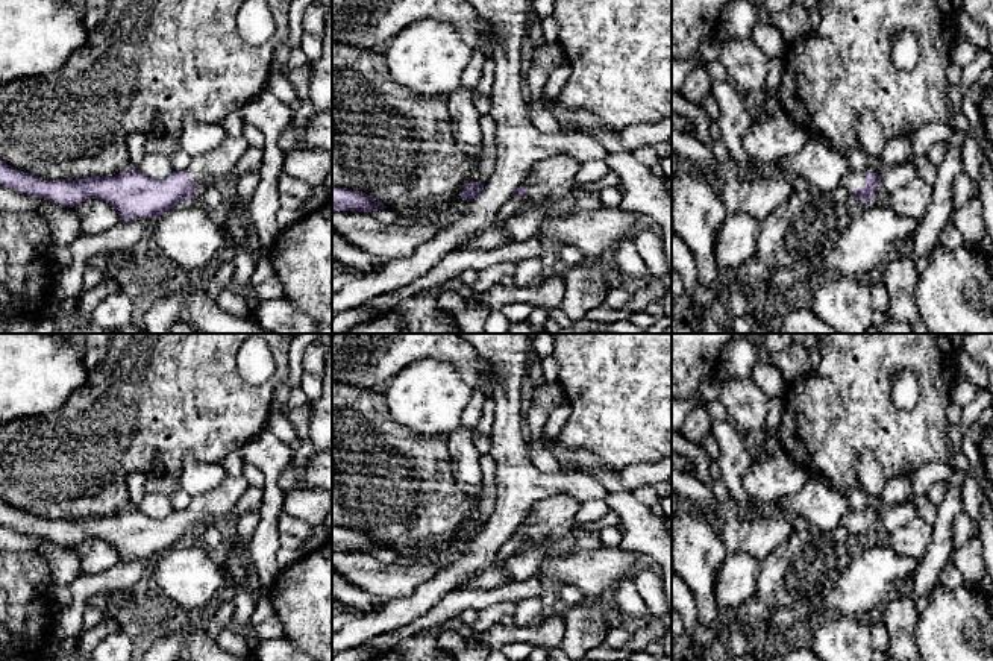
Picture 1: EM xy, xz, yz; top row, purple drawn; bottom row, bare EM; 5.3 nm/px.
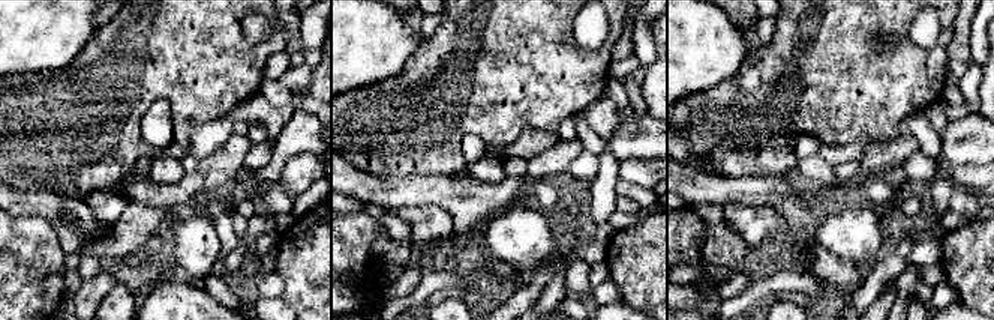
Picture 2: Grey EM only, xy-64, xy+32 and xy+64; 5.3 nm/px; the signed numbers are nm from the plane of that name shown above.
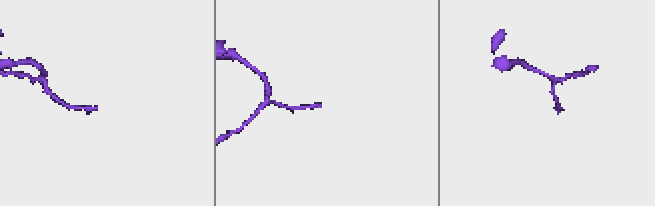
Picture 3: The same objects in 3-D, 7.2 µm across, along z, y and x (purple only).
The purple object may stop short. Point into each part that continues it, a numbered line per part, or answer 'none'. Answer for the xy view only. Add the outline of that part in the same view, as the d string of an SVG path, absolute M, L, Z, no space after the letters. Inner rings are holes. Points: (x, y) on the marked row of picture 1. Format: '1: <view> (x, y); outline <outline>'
1: xy (220, 161); outline M227 135L215 149L193 158L188 173L196 186L233 173L237 162L247 149L249 143L243 135Z

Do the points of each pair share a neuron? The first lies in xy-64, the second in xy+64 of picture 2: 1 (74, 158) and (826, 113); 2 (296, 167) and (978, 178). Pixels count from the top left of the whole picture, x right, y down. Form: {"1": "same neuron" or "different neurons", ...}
{"1": "same neuron", "2": "same neuron"}

